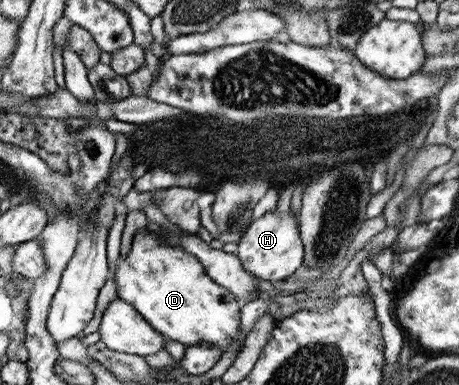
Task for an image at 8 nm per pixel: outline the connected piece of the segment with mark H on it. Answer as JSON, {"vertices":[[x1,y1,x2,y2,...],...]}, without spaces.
{"vertices":[[278,207,252,221,241,234,236,252,243,269,272,284,294,275,303,264,305,254,304,243,300,239,300,229,297,229,297,226,299,218,296,218,291,210,280,210]]}

